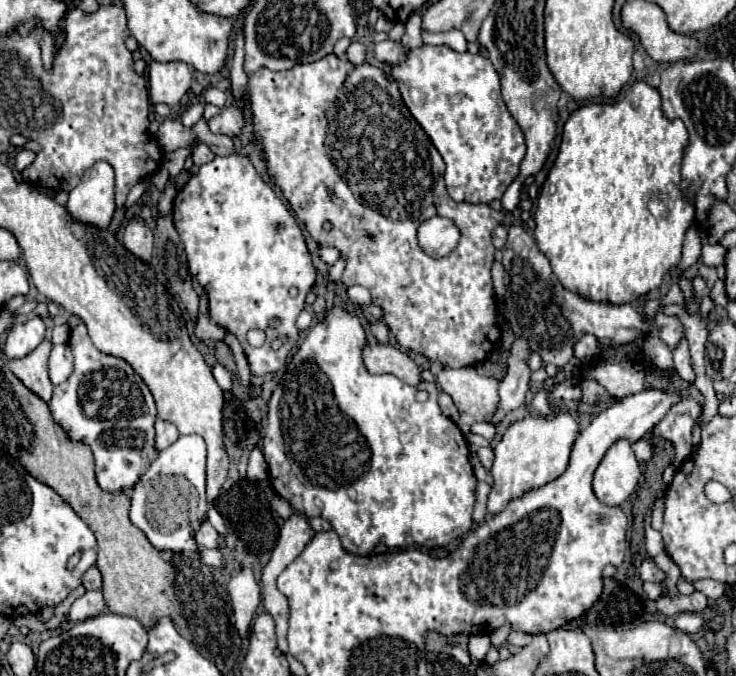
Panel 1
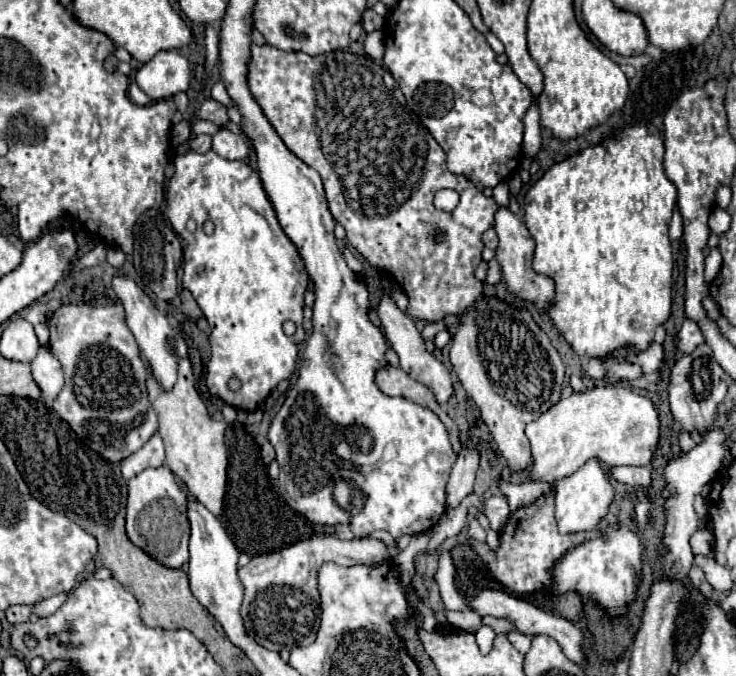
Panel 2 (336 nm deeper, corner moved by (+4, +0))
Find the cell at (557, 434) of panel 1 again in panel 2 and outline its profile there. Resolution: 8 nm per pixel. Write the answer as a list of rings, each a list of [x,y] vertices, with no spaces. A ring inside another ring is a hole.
[[[601,385],[585,393],[571,393],[569,397],[561,397],[551,409],[541,413],[539,419],[527,423],[525,435],[533,453],[529,469],[525,469],[521,475],[525,475],[529,481],[555,483],[571,477],[591,457],[599,457],[605,465],[649,465],[659,439],[659,417],[647,397],[635,395],[619,385]]]

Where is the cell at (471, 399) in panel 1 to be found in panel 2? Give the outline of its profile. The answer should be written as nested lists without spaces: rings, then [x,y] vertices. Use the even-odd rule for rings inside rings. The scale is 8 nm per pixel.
[[[385,295],[381,299],[381,303],[377,305],[377,313],[379,313],[379,319],[381,319],[381,327],[385,331],[385,337],[387,341],[391,343],[391,347],[395,349],[395,353],[399,355],[399,361],[401,361],[401,369],[405,369],[405,373],[409,373],[415,381],[421,381],[423,385],[427,385],[433,395],[437,397],[439,403],[447,403],[453,395],[455,395],[455,385],[453,385],[453,379],[451,379],[451,371],[433,355],[425,349],[425,339],[423,335],[417,331],[415,327],[415,321],[397,309],[397,305],[393,303],[393,299],[389,295]]]

